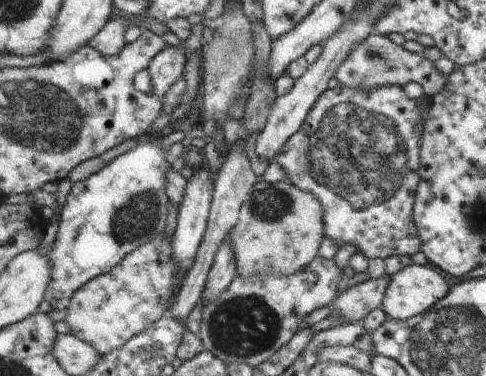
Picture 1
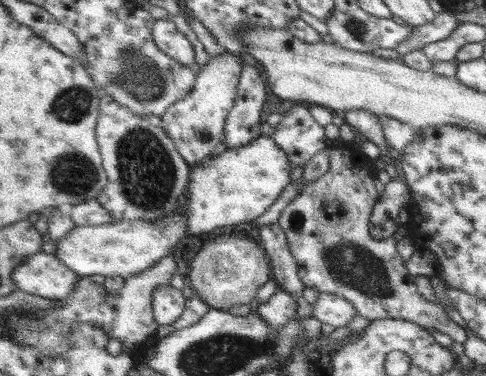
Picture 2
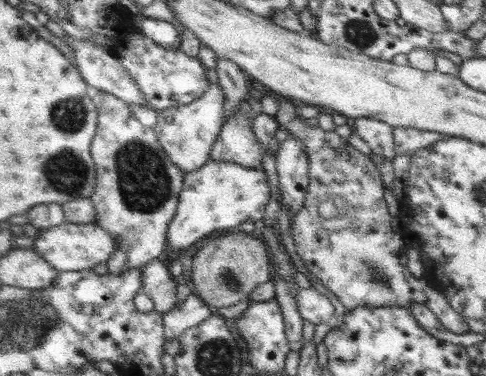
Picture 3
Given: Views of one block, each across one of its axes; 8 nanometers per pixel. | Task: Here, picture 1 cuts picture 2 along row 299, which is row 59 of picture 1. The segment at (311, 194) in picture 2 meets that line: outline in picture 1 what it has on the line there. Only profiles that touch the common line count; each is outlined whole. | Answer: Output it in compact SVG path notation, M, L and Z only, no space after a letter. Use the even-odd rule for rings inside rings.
M369 34L361 44L357 44L349 56L341 62L341 66L337 68L337 72L333 74L333 78L337 78L337 82L341 84L341 88L347 90L361 90L361 92L369 92L375 88L387 88L387 86L399 86L403 88L409 82L415 82L427 98L433 98L435 94L439 94L445 88L445 76L441 76L431 62L423 60L421 54L411 54L407 50L403 50L401 46L395 46L387 36L379 36L379 34Z

